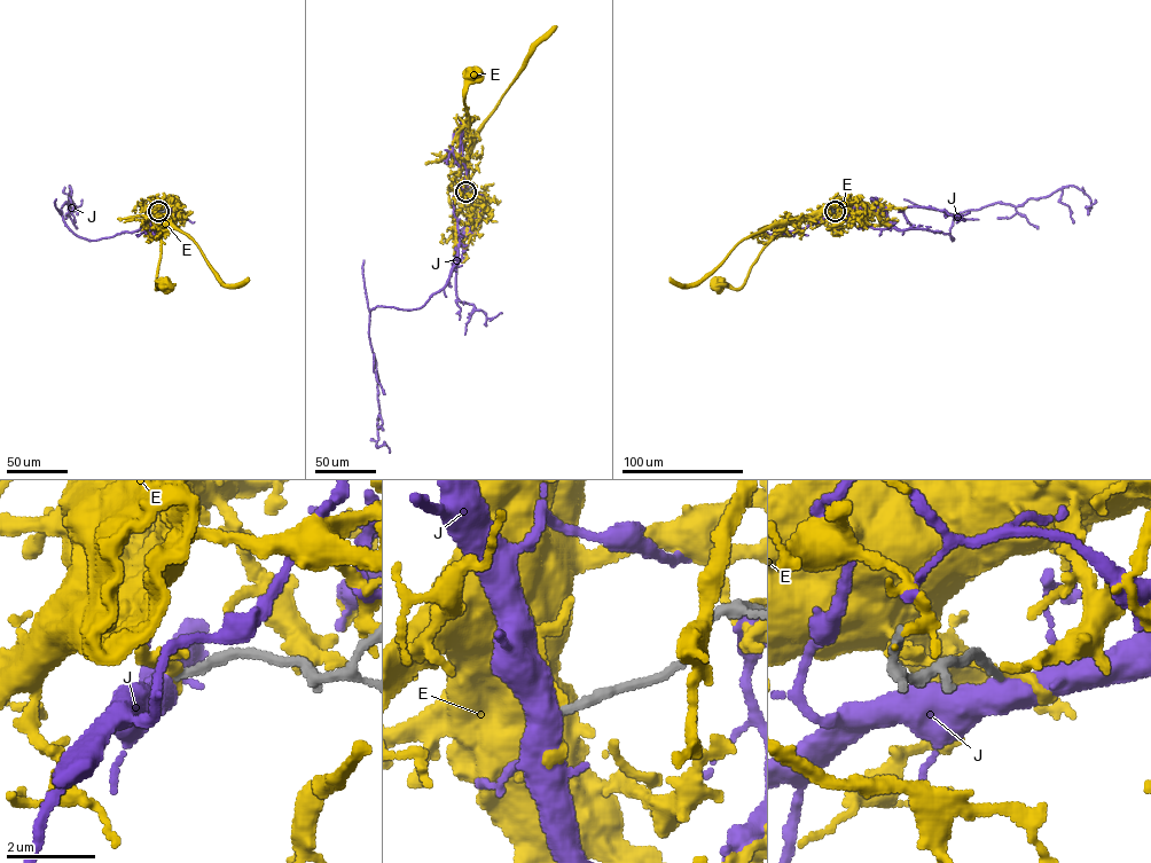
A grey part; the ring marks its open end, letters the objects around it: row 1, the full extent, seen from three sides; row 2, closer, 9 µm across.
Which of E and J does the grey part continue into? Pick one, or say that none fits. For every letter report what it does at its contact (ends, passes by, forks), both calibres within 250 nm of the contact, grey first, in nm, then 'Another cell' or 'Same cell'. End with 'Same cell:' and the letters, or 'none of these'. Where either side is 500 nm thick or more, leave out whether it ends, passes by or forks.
E: It passes by. Thickness 200 nm (grey) against 190 nm. Another cell
J: Thickness 180 nm (grey) against 500 nm. Same cell
Same cell: J

